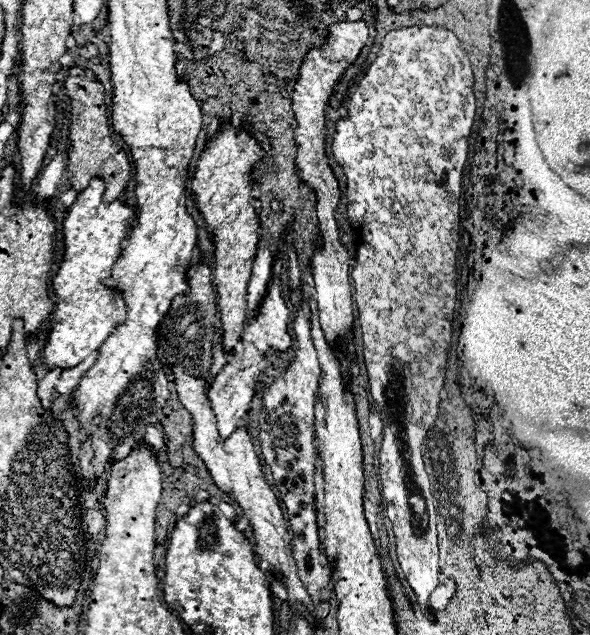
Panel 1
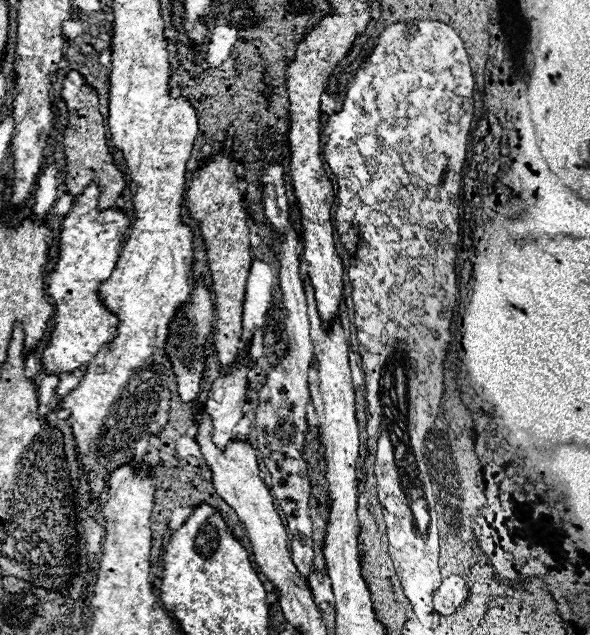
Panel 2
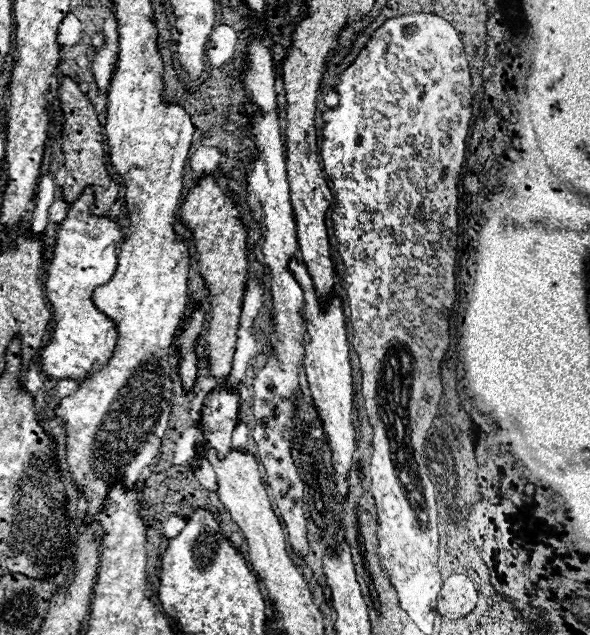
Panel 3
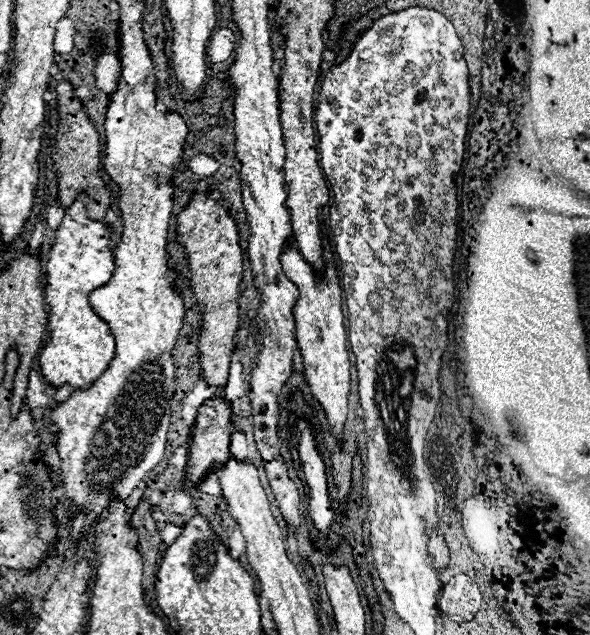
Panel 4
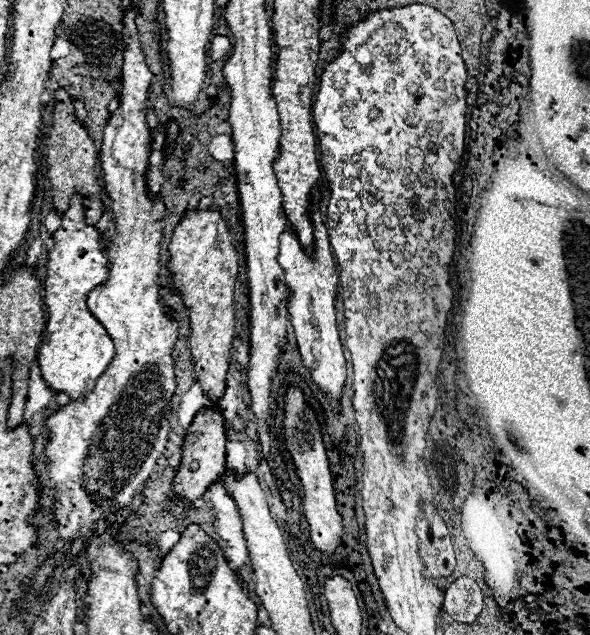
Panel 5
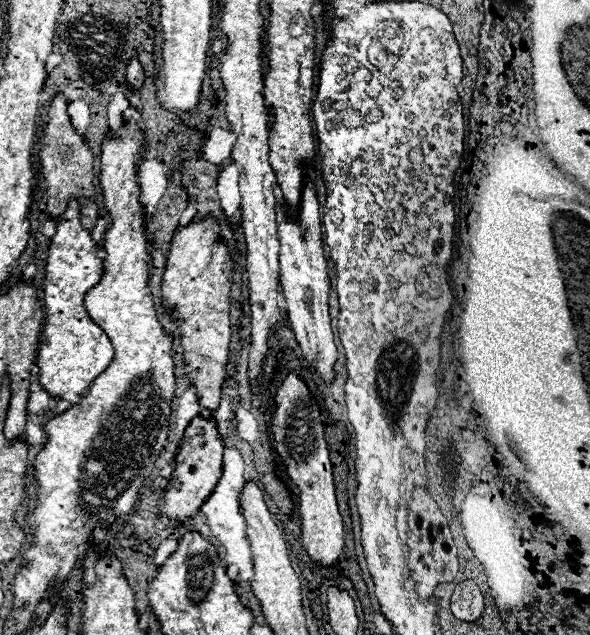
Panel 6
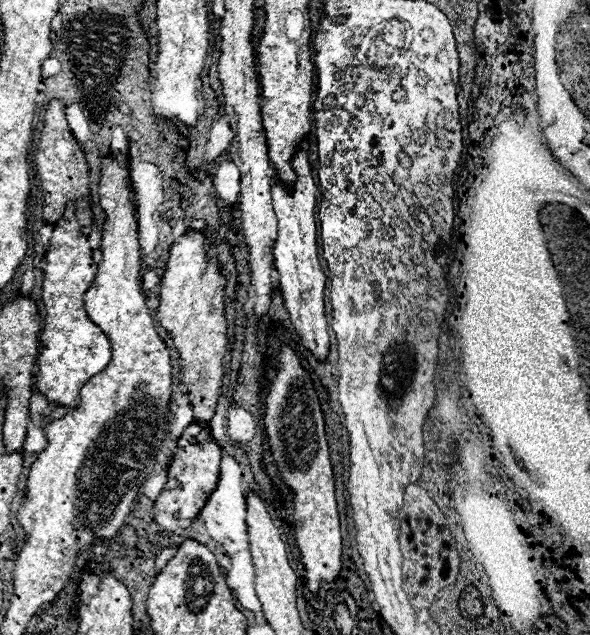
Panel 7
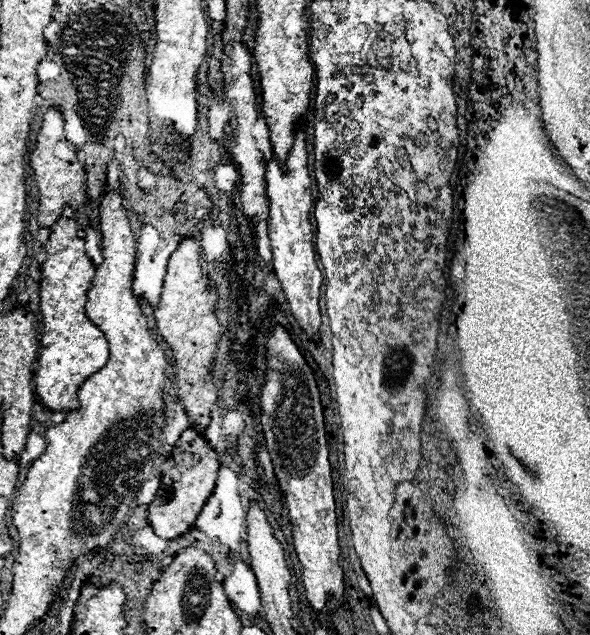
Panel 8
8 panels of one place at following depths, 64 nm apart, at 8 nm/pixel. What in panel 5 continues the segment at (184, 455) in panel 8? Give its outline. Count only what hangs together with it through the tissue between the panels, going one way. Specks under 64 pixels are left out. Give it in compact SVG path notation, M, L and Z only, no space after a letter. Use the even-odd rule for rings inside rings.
M212 406L202 408L196 416L192 426L188 428L184 446L182 446L182 464L174 478L174 494L184 496L190 504L196 502L212 480L222 476L226 470L226 428L224 428L224 414Z

